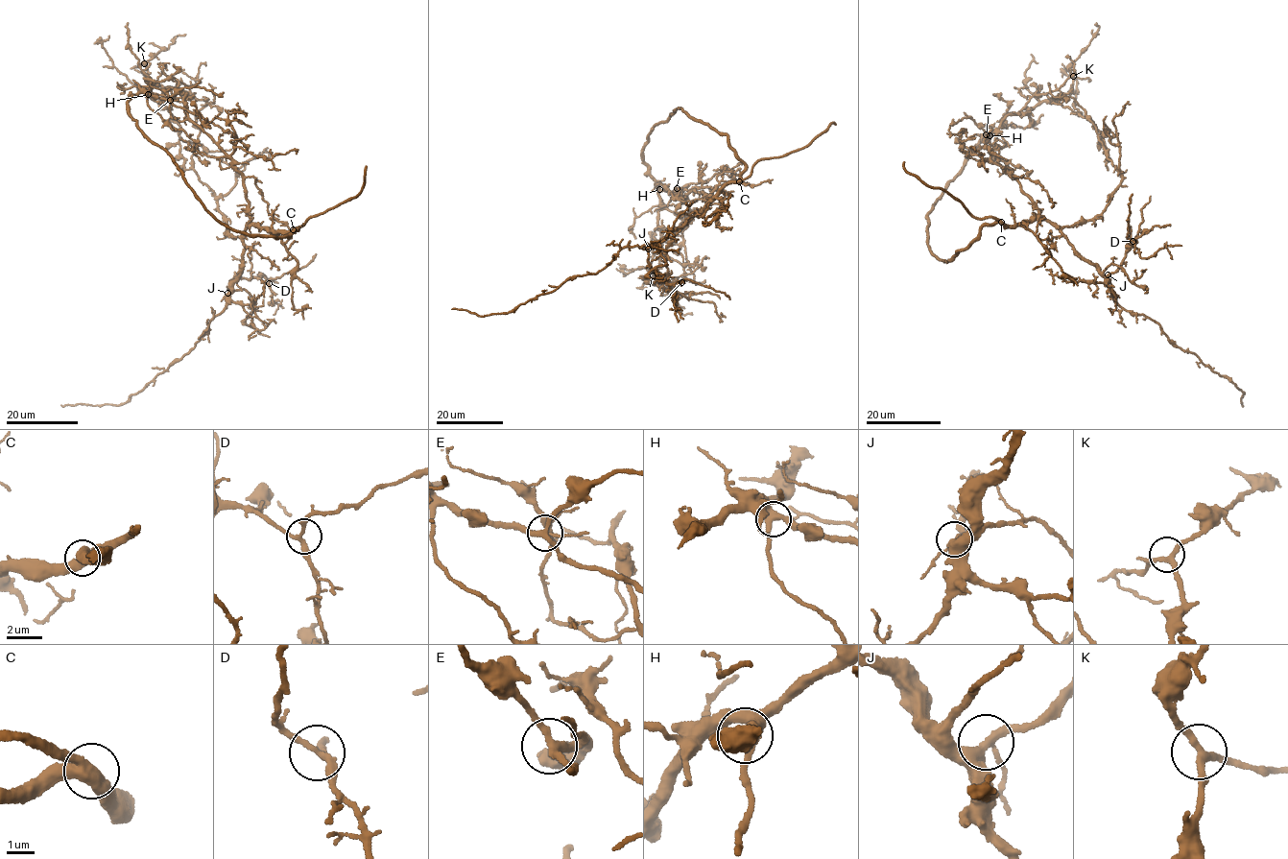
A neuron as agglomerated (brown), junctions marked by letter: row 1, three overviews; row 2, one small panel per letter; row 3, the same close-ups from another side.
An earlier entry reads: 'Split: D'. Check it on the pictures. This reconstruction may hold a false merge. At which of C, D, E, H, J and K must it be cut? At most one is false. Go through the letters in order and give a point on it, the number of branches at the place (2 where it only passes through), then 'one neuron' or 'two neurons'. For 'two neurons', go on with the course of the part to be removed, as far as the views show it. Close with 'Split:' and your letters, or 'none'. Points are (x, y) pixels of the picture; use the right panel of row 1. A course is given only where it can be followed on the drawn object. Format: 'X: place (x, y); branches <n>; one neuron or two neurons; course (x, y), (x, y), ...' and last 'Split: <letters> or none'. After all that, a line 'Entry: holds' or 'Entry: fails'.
C: place (1001, 222); branches 3; one neuron
D: place (1132, 241); branches 3; one neuron
E: place (986, 134); branches 3; one neuron
H: place (989, 135); branches 3; one neuron
J: place (1108, 274); branches 3; one neuron
K: place (1073, 76); branches 3; one neuron
Split: none
Entry: fails

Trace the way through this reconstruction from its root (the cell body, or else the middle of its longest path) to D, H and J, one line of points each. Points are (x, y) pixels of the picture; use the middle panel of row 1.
D: (668, 274), (666, 249), (682, 224), (651, 245), (648, 251), (654, 271), (668, 284), (681, 282)
H: (668, 274), (665, 291), (649, 282), (654, 285), (660, 279), (657, 216), (664, 206), (659, 189)
J: (668, 274), (666, 249), (682, 225), (648, 249)

